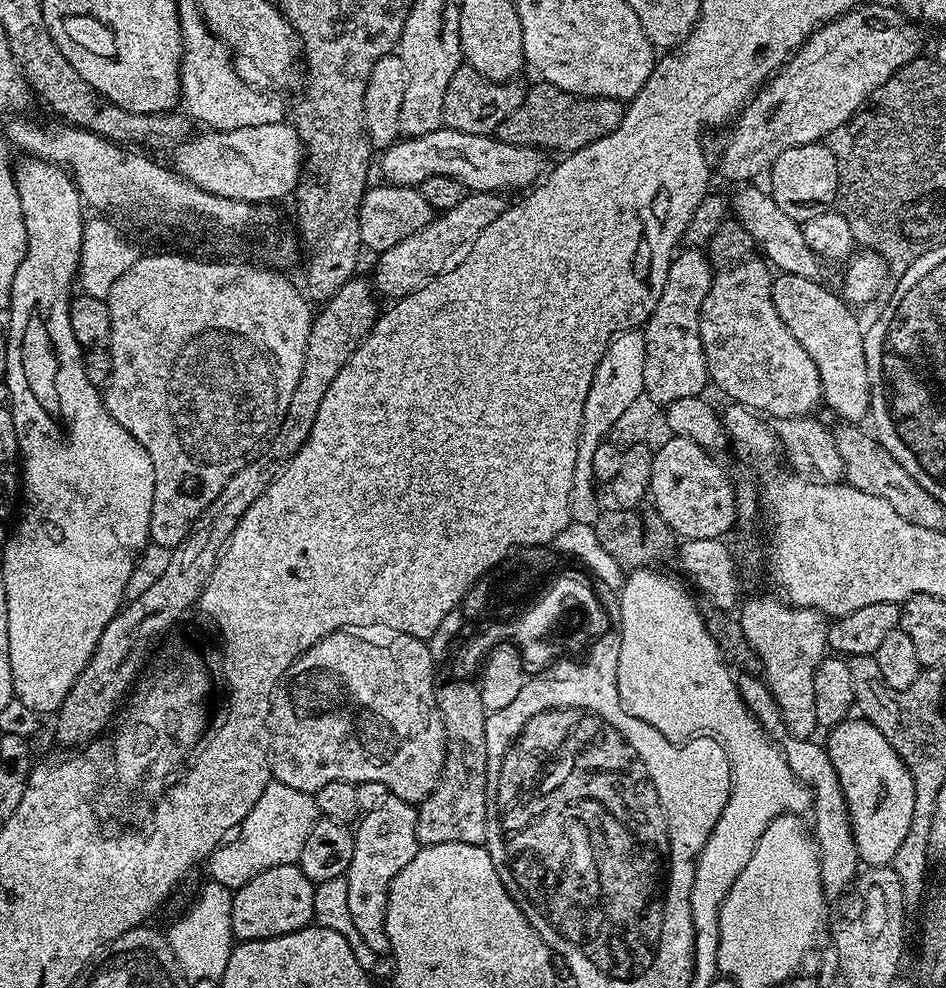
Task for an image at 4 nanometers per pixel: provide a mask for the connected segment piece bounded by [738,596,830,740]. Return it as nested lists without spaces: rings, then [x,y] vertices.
[[[756,596],[753,600],[745,599],[738,612],[742,633],[746,642],[756,651],[761,660],[762,675],[768,688],[778,702],[778,710],[782,710],[782,722],[790,734],[803,740],[815,737],[820,728],[818,714],[814,714],[814,670],[824,661],[828,647],[829,617],[813,608],[794,608],[783,599],[767,600],[764,596]]]

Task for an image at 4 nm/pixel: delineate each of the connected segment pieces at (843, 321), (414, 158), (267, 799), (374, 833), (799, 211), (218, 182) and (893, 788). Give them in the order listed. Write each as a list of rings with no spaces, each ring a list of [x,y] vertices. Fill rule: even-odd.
[[[785,272],[777,275],[772,282],[772,301],[778,310],[782,322],[786,322],[786,330],[802,342],[802,350],[810,354],[810,362],[818,370],[820,379],[820,395],[825,405],[829,404],[844,422],[860,422],[860,419],[869,415],[872,406],[870,394],[870,374],[866,370],[866,350],[864,349],[865,329],[860,328],[860,320],[855,316],[843,295],[831,292],[824,284],[819,284],[819,279],[802,278],[798,274]]]
[[[441,126],[430,134],[397,139],[396,143],[387,145],[381,152],[384,152],[380,156],[383,179],[397,184],[399,188],[418,186],[431,176],[445,176],[458,178],[468,192],[504,194],[507,188],[531,189],[545,171],[545,153],[537,147],[523,148],[497,140],[495,135],[466,134],[447,126]]]
[[[272,780],[266,790],[262,790],[262,798],[254,802],[254,810],[246,814],[231,839],[208,857],[207,875],[214,882],[235,890],[246,886],[250,878],[258,878],[262,870],[297,863],[302,854],[302,846],[306,846],[306,838],[310,838],[310,830],[316,825],[317,819],[313,793],[294,790],[294,786]]]
[[[389,794],[384,799],[384,804],[374,810],[363,813],[359,817],[354,828],[356,841],[354,842],[354,858],[350,858],[350,866],[346,873],[348,889],[346,895],[350,905],[350,919],[354,921],[358,934],[362,934],[366,946],[377,954],[388,952],[388,939],[386,938],[386,902],[388,891],[392,885],[392,879],[414,858],[414,854],[420,851],[422,845],[416,838],[416,808],[409,801],[399,800]]]
[[[827,143],[790,146],[790,150],[782,150],[771,166],[771,176],[770,195],[778,202],[778,207],[797,222],[818,218],[818,214],[829,211],[837,203],[840,194],[838,162]]]
[[[270,122],[270,126],[242,126],[242,130],[201,131],[201,136],[189,135],[181,144],[175,145],[176,164],[174,170],[194,186],[222,198],[245,200],[251,204],[267,204],[284,200],[293,195],[302,179],[302,165],[306,160],[306,149],[301,144],[295,127],[288,122]]]
[[[846,719],[835,724],[827,736],[828,757],[838,774],[838,782],[842,782],[861,861],[874,868],[891,865],[910,830],[910,818],[914,818],[914,782],[894,746],[882,738],[882,730],[869,720]]]

